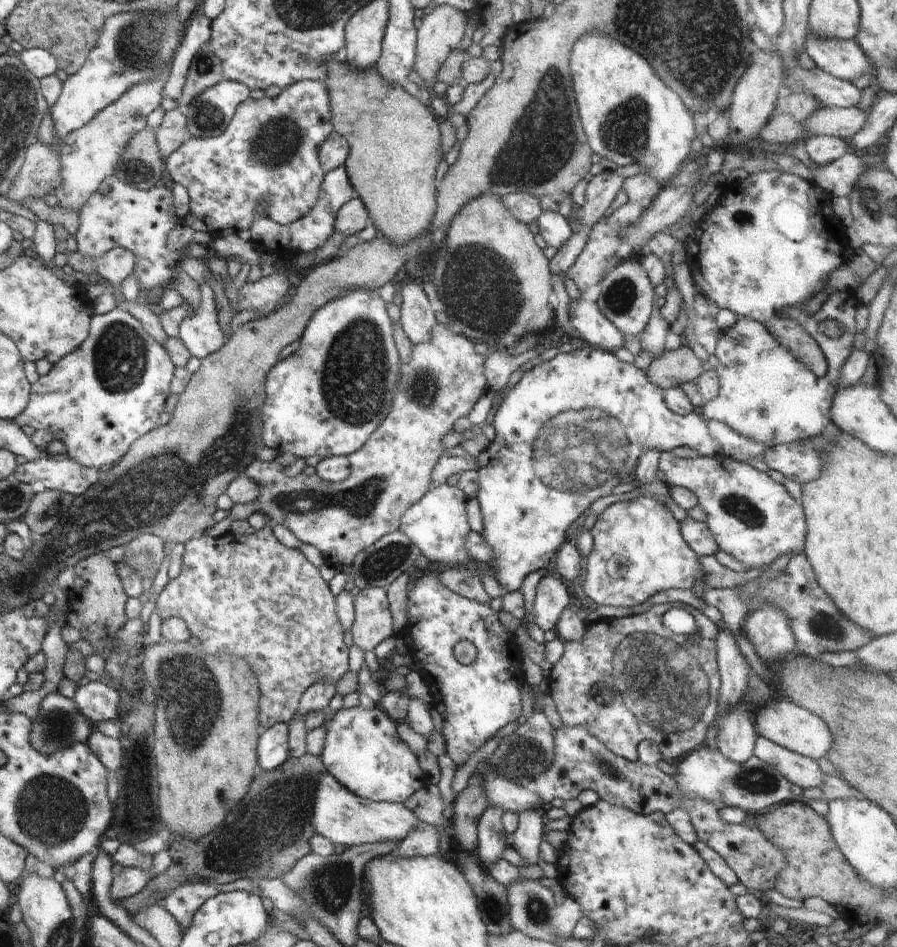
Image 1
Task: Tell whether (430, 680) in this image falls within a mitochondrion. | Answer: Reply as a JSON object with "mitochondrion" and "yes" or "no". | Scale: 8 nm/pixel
{"mitochondrion":"no"}

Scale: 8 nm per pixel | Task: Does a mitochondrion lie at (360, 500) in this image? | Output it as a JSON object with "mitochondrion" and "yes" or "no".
{"mitochondrion":"yes"}

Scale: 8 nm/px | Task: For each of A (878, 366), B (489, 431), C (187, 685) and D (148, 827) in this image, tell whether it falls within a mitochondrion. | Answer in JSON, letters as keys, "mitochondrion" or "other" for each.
{"A":"other","B":"other","C":"mitochondrion","D":"mitochondrion"}

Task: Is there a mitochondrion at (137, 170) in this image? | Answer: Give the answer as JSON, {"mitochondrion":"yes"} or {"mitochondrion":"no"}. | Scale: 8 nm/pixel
{"mitochondrion":"yes"}

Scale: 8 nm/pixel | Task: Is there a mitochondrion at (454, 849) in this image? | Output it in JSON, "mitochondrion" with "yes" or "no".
{"mitochondrion":"no"}

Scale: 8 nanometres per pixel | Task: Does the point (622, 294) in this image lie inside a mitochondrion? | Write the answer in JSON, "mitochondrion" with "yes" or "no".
{"mitochondrion":"yes"}

